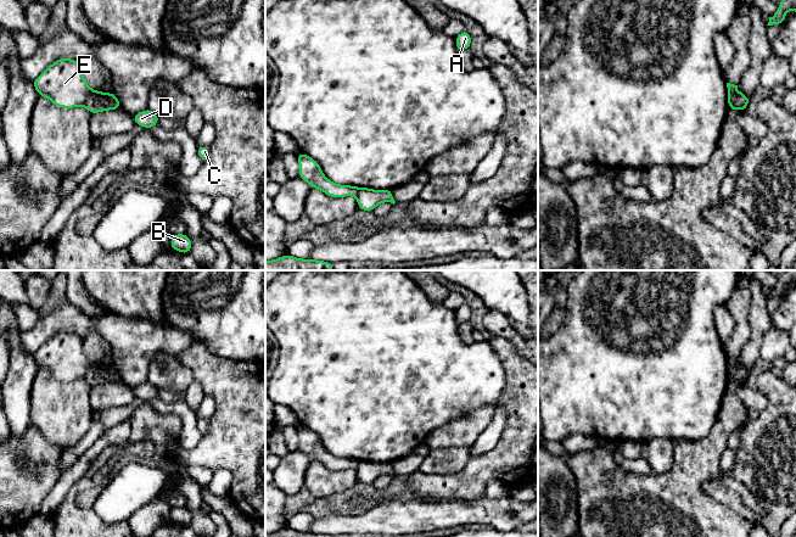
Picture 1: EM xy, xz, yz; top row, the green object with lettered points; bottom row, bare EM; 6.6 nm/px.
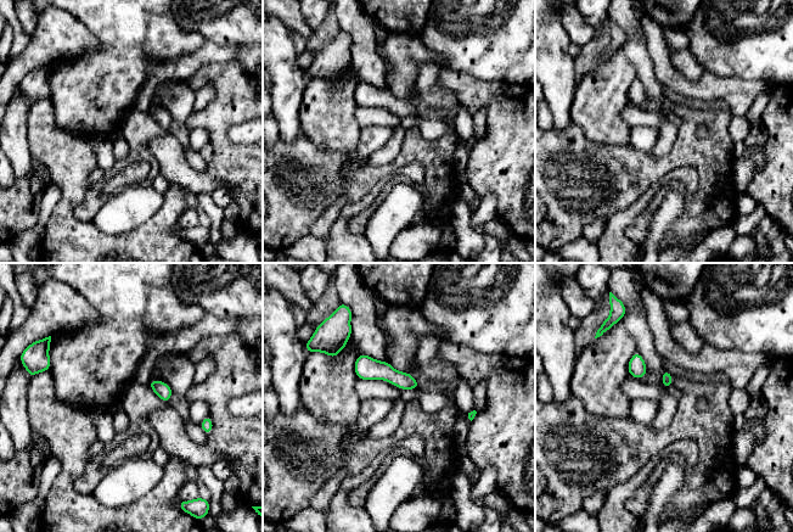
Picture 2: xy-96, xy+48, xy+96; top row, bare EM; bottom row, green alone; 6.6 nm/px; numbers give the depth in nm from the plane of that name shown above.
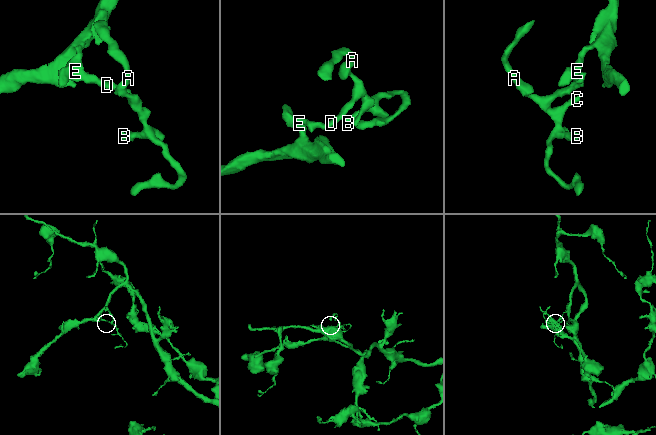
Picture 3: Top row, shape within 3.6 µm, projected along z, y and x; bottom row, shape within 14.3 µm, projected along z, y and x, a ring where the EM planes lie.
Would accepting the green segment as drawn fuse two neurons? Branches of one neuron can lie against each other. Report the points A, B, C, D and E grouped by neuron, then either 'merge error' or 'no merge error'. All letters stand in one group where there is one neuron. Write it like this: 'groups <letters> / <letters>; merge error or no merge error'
groups A B C D / E; merge error

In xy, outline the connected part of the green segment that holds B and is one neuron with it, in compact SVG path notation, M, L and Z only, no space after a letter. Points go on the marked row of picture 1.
M173 234L170 237L170 248L176 250L184 254L189 254L192 247L191 239L185 234Z

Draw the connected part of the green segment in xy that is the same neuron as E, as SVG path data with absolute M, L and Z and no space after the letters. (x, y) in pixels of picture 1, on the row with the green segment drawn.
M58 58L51 63L39 77L33 80L39 96L46 96L54 105L61 108L84 106L91 88L83 77L83 66L72 58Z

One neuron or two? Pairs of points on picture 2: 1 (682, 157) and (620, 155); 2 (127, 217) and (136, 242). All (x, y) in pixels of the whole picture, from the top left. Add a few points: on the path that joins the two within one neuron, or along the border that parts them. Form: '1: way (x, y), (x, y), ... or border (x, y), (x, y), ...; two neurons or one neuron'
1: way (667, 163), (636, 163); one neuron
2: border (155, 213), (127, 231), (103, 233); two neurons

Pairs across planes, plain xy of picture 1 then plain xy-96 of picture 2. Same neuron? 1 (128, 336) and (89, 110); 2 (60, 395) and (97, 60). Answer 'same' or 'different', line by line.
1: different
2: different

